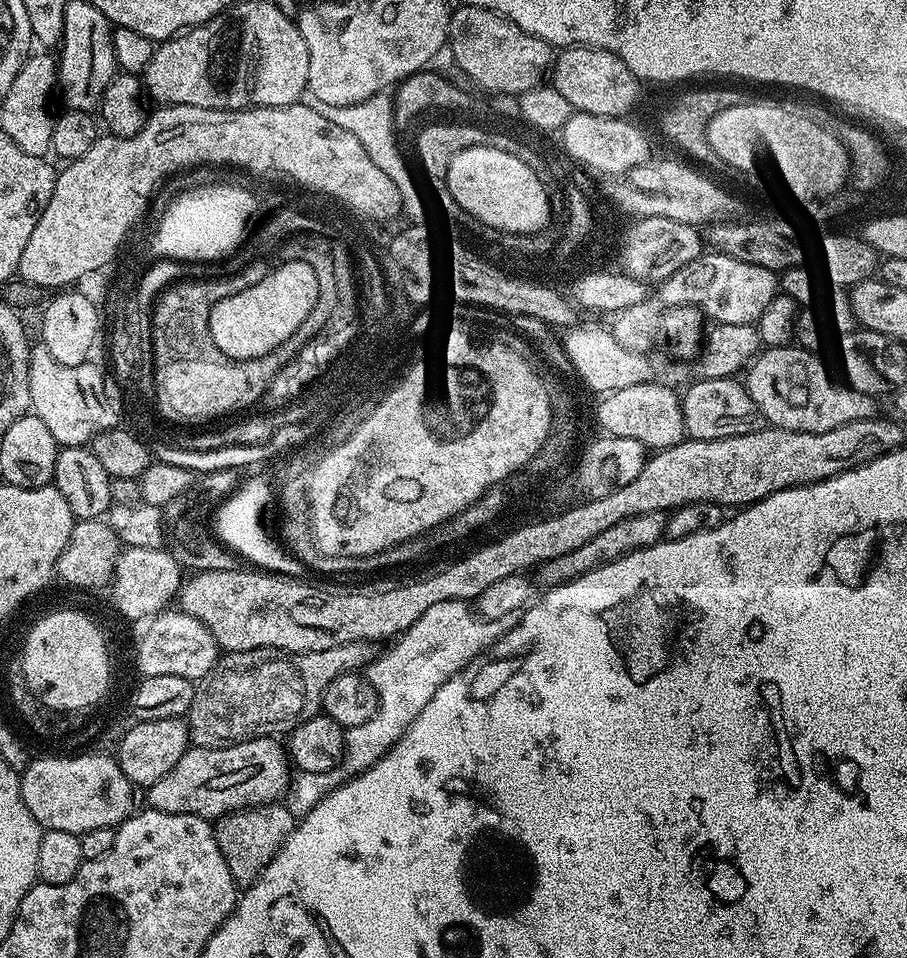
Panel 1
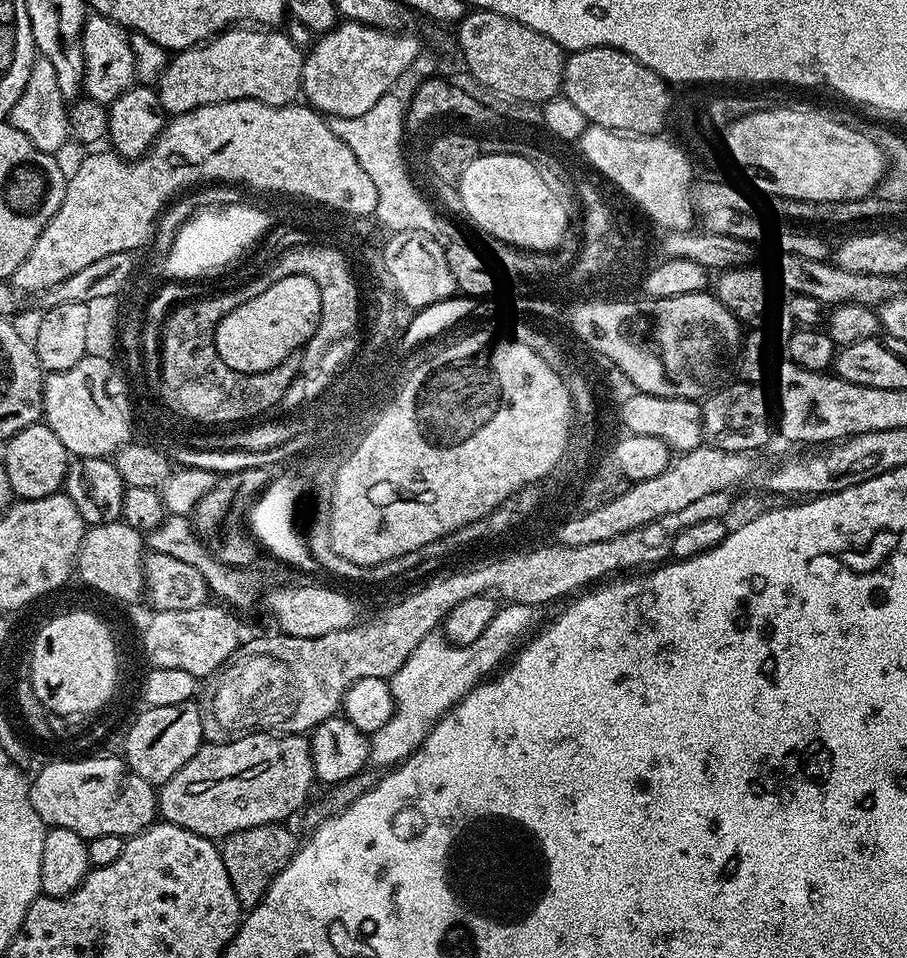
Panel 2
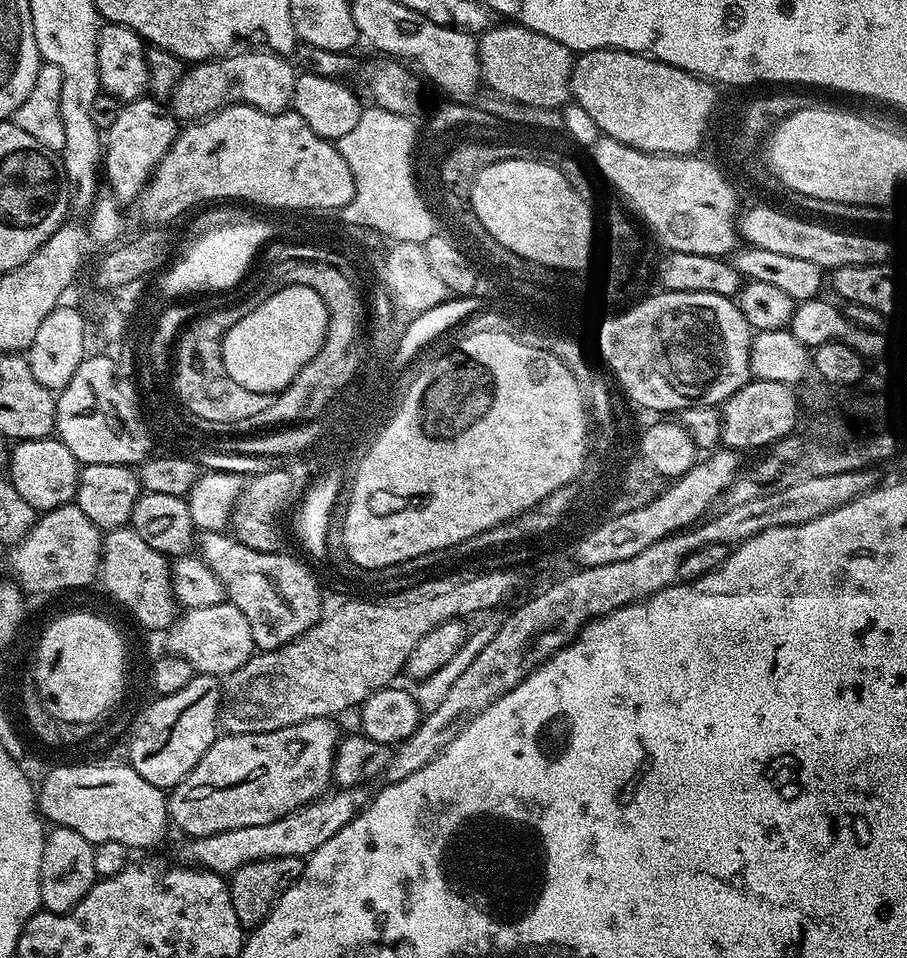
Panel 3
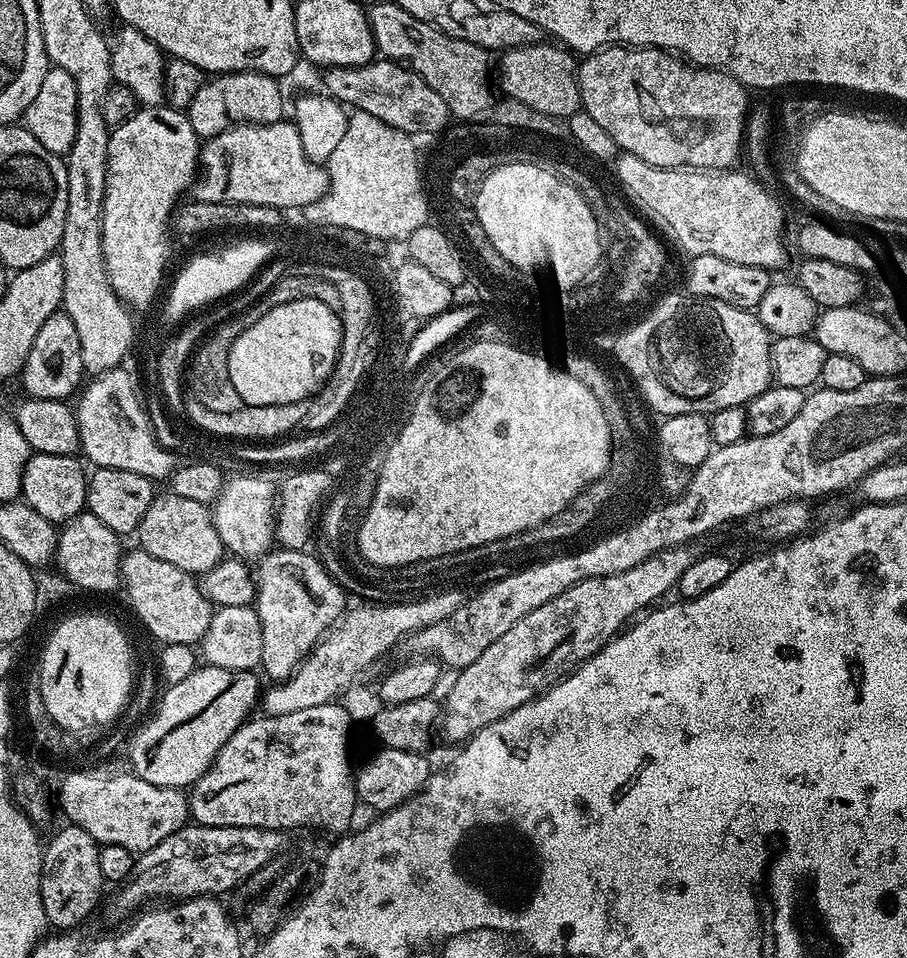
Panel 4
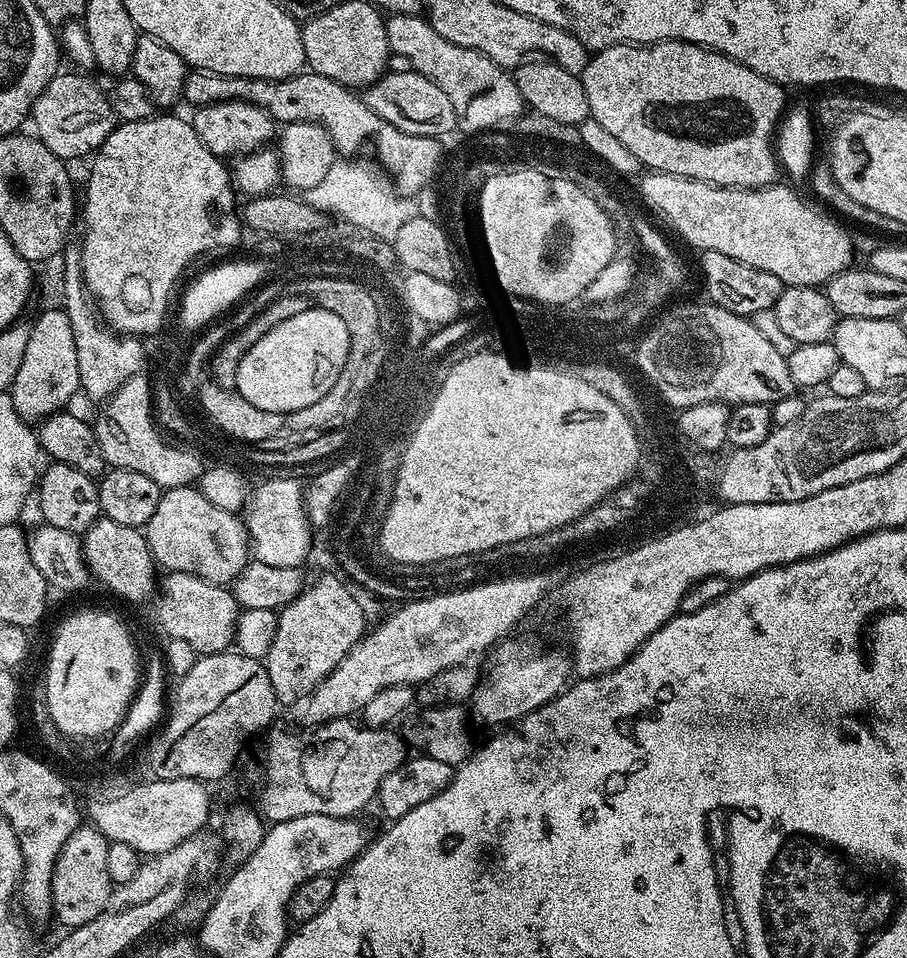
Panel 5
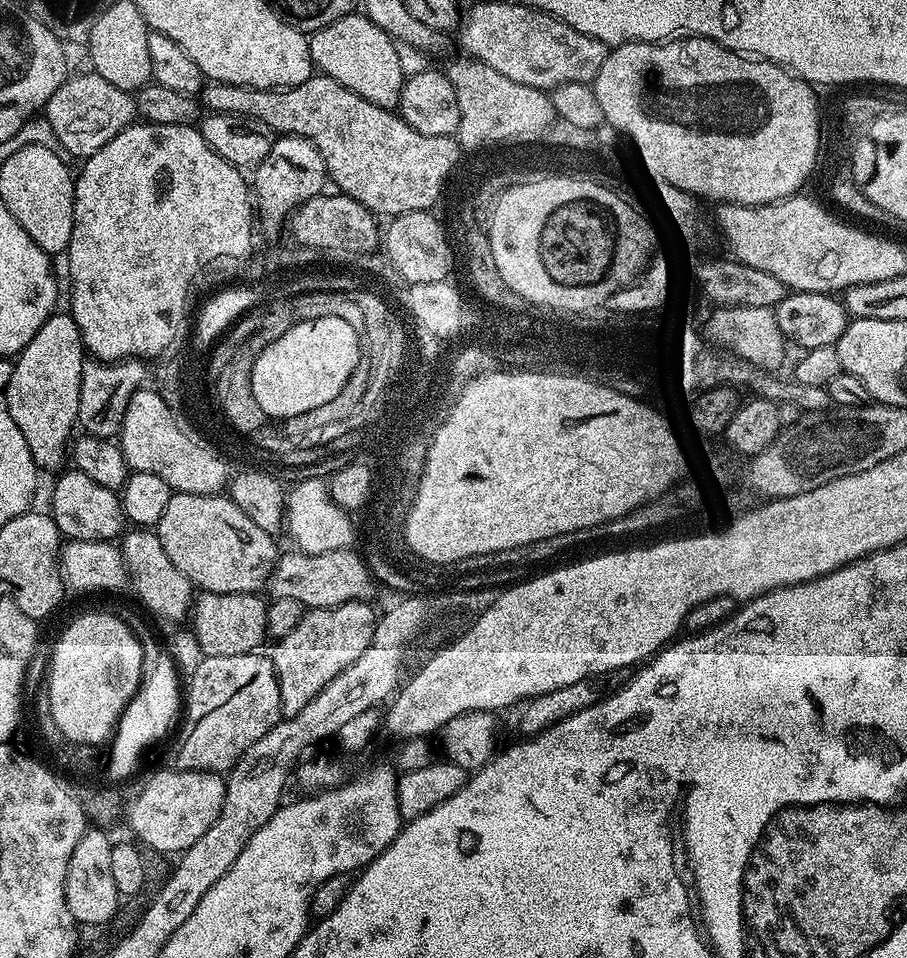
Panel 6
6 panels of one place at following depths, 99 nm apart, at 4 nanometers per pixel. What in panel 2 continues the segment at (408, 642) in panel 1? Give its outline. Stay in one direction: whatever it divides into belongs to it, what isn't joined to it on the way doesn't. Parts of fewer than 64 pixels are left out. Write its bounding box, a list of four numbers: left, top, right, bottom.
[371,603,534,770]

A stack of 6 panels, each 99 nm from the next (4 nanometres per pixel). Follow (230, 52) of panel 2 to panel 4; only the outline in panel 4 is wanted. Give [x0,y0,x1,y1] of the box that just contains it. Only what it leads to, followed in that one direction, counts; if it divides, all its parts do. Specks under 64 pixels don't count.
[186,72,285,138]

